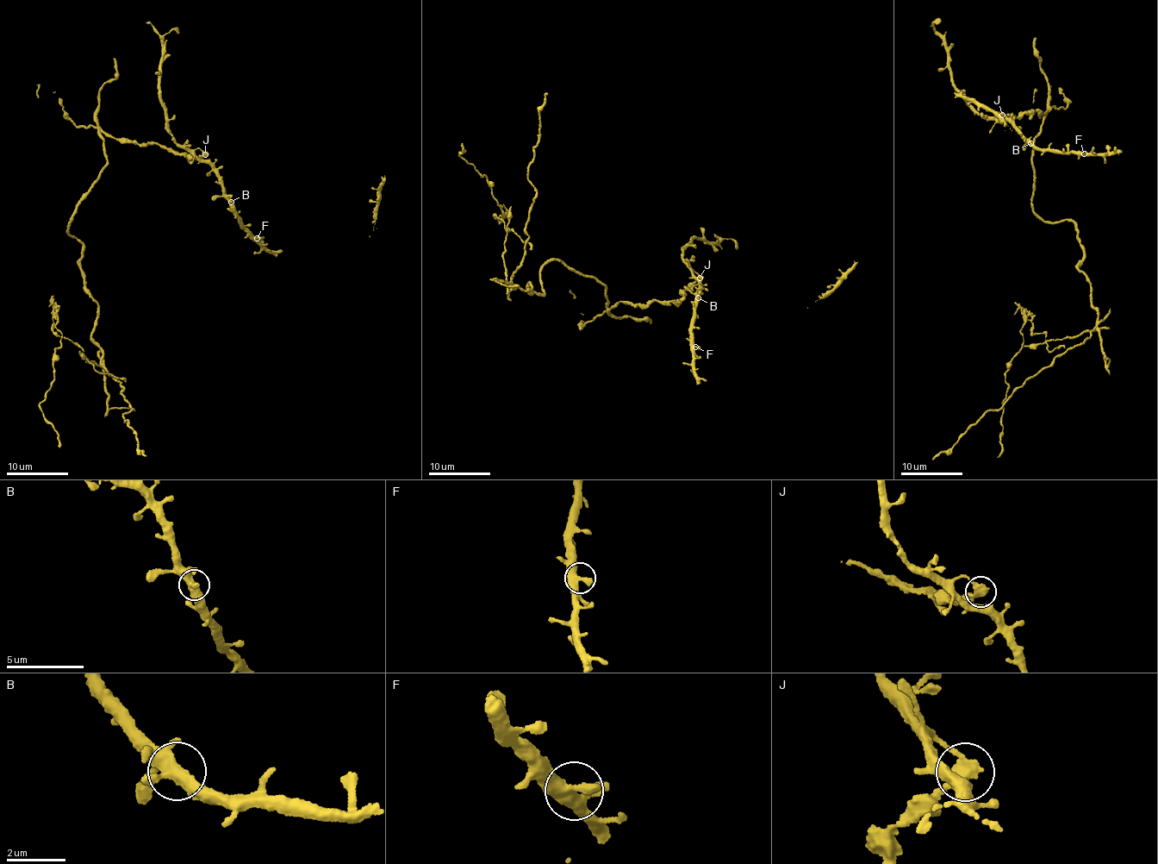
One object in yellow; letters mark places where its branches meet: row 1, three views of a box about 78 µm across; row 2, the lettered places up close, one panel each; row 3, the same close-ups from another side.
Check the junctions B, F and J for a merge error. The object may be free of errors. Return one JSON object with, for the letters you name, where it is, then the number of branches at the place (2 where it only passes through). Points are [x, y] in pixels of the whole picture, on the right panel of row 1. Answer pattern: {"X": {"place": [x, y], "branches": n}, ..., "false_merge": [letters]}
{"J": {"place": [1002, 115], "branches": 2}, "false_merge": ["J"]}

